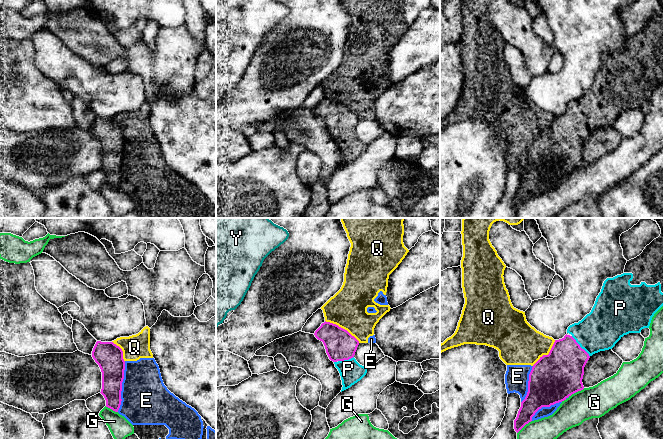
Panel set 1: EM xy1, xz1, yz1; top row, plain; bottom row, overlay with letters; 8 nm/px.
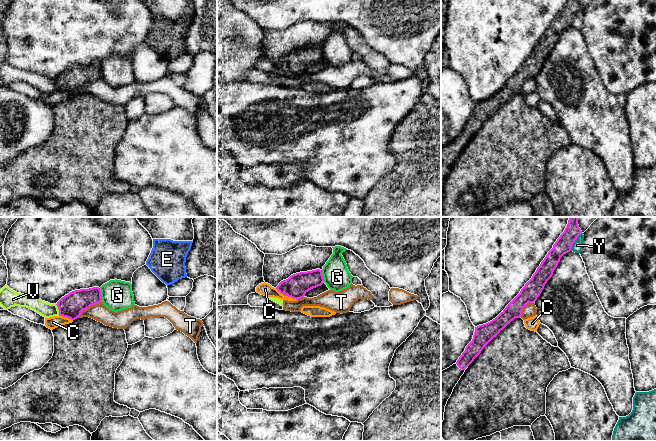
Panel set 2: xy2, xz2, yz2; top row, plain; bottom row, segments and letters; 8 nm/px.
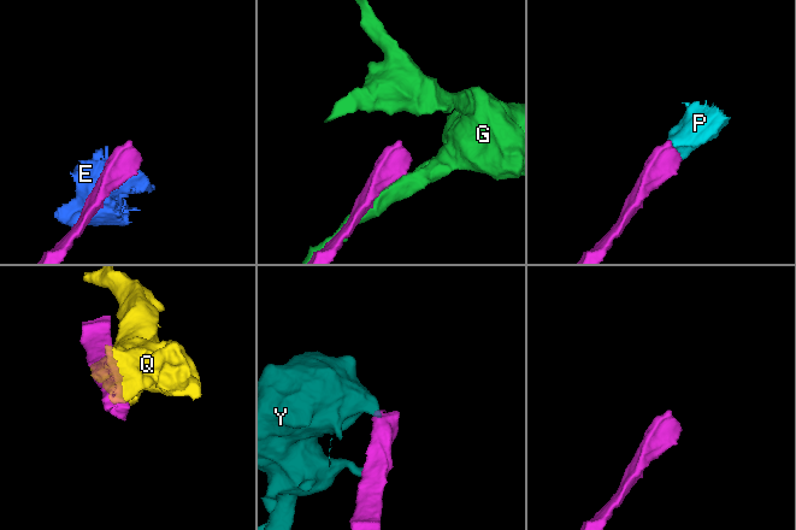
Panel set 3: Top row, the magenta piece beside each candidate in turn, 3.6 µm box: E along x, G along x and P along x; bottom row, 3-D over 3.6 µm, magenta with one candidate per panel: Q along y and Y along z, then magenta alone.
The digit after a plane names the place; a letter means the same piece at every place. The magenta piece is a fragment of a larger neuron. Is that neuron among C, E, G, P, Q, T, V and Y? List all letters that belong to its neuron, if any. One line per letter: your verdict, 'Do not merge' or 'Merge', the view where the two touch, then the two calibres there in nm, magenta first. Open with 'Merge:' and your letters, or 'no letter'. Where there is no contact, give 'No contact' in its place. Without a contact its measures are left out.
Merge: P
C: Do not merge. Touches magenta in xz2. Thickness 190 nm (magenta) against 100 nm
E: Do not merge. Touches magenta in xy1. Thickness 200 nm (magenta) against 380 nm
G: Do not merge. Touches magenta in yz1. Thickness 380 nm (magenta) against 260 nm
P: Merge. Touches magenta in yz1. Thickness 360 nm (magenta) against 320 nm
Q: Do not merge. Touches magenta in xz1. Thickness 240 nm (magenta) against 300 nm
T: Do not merge. Touches magenta in xy2. Thickness 190 nm (magenta) against 140 nm
V: Do not merge. Touches magenta in xy2. Thickness 190 nm (magenta) against 120 nm
Y: Do not merge. Touches magenta in yz2. Thickness 140 nm (magenta) against 80 nm

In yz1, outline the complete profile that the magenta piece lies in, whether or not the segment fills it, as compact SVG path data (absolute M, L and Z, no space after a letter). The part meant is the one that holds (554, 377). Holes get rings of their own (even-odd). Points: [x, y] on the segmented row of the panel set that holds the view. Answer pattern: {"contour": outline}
{"contour": "M650 218L657 222L661 234L634 259L627 261L624 273L607 278L589 314L570 325L567 334L555 340L548 355L533 365L529 374L528 392L514 420L518 433L542 407L550 407L584 389L582 379L589 358L600 351L612 349L629 333L649 328L652 317L664 305L664 218Z"}

